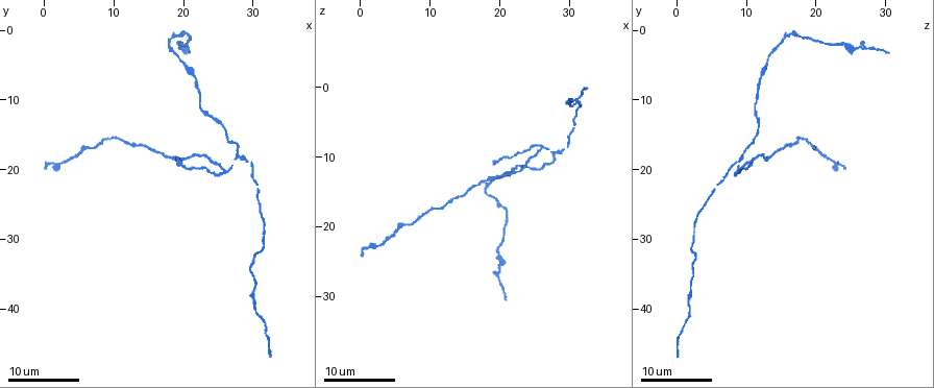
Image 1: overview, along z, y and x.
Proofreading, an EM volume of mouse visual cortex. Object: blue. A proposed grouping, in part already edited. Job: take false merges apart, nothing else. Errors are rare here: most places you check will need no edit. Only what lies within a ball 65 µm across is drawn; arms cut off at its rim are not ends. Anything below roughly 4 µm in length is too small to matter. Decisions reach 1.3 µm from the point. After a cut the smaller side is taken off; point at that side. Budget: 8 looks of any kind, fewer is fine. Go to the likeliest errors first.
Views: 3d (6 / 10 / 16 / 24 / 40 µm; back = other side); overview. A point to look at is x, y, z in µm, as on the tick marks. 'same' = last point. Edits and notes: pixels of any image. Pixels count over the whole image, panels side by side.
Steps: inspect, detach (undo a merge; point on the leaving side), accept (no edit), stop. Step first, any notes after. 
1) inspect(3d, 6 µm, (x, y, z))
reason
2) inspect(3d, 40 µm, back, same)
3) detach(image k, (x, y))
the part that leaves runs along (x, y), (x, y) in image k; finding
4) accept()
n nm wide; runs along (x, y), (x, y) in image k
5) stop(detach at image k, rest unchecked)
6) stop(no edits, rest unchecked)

inspect(3d, 10 µm, (26.0, 20.5, 8.5))
three-way junction

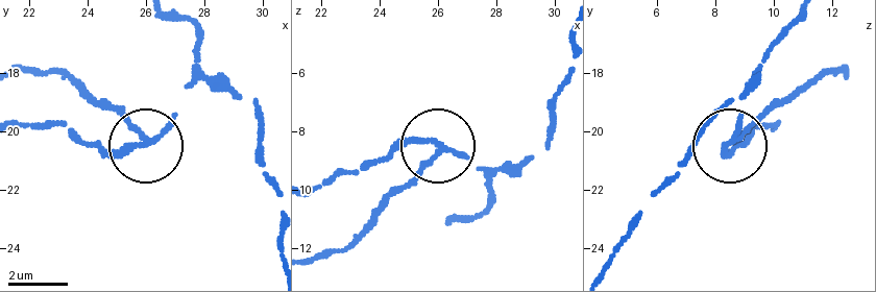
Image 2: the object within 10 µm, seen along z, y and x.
detach(image 2, (124, 117))
side arm 9 µm; the part that leaves runs along (146, 138), (59, 73), (22, 70) in image 2; a second neuron is stuck on

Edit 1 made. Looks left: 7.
inspect(3d, 6 µm, (19.5, 2.0, 23.5))
calibre changes

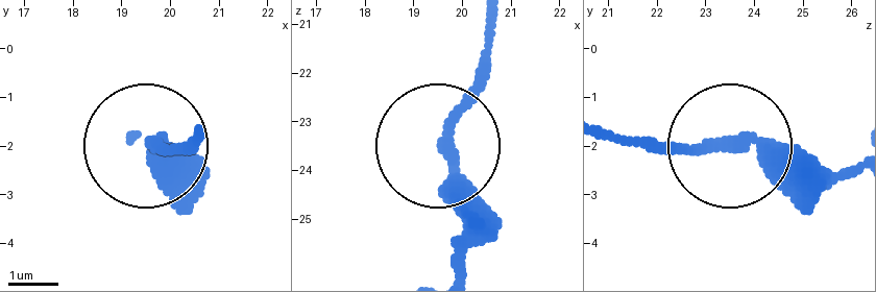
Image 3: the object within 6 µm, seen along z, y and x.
accept()
runs along (489, 23), (468, 111), (443, 148), (460, 272) in image 3; one neuron here

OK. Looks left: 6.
inspect(3d, 10 µm, (30.5, 37.5, 2.0))
three arms meet

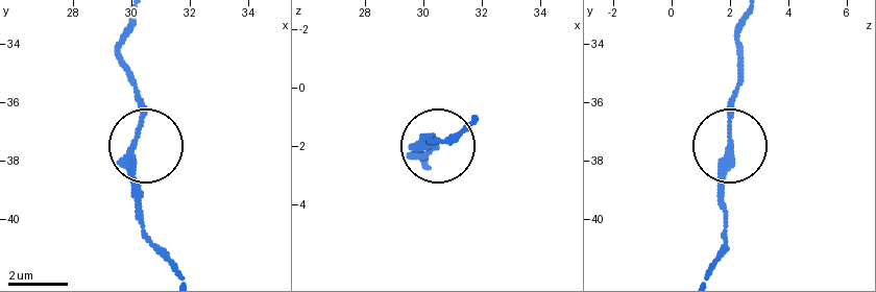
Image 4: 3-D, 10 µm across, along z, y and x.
accept()
3 arms; runs along (135, 22), (122, 59), (137, 97), (137, 221) in image 4; one neuron here

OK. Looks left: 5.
inspect(3d, 6 µm, (20.5, 5.0, 13.0))
sudden change in width

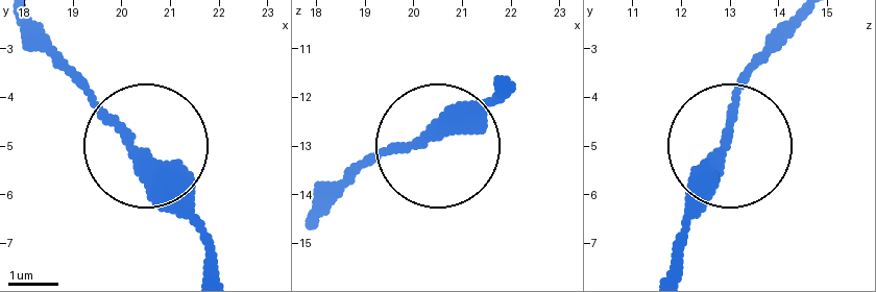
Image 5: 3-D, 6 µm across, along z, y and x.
accept()
runs along (511, 86), (329, 186) in image 5; all the same neuron

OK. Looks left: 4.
stop(detach at image 2, rest unchecked)

